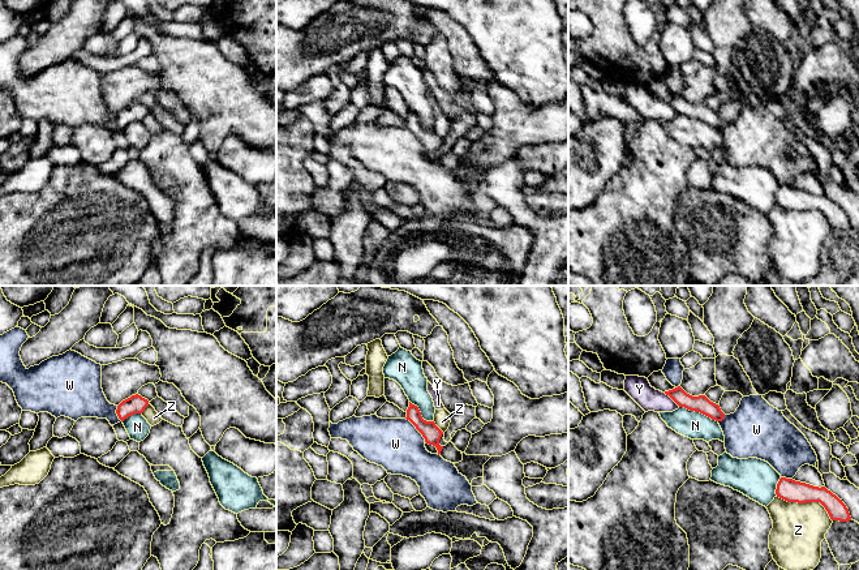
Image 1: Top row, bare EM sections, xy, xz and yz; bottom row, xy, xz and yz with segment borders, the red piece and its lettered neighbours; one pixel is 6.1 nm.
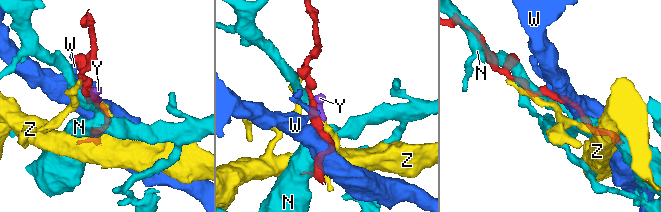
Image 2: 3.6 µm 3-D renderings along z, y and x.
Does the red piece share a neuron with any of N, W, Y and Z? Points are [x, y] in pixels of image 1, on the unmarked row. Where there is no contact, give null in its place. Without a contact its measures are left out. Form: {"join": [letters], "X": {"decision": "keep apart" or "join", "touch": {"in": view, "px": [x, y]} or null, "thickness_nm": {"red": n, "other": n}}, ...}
{"join": [], "N": {"decision": "keep apart", "touch": {"in": "yz", "px": [699, 119]}, "thickness_nm": {"red": 100, "other": 170}}, "W": {"decision": "keep apart", "touch": {"in": "xz", "px": [416, 136]}, "thickness_nm": {"red": 110, "other": 320}}, "Y": {"decision": "keep apart", "touch": {"in": "yz", "px": [671, 106]}, "thickness_nm": {"red": 100, "other": 150}}, "Z": {"decision": "keep apart", "touch": {"in": "yz", "px": [807, 209]}, "thickness_nm": {"red": 140, "other": 320}}}

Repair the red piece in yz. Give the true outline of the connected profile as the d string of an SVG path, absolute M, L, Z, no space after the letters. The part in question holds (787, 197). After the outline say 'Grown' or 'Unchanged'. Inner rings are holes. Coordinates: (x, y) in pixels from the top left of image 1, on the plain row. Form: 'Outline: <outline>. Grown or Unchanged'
Outline: M781 185L777 192L776 202L787 210L820 210L832 228L851 228L849 217L842 207L825 194L819 196L793 187Z. Unchanged

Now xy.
Outline: M136 102L130 106L123 108L116 117L116 121L121 129L128 127L134 121L142 121L145 116L149 113L149 108Z. Unchanged

